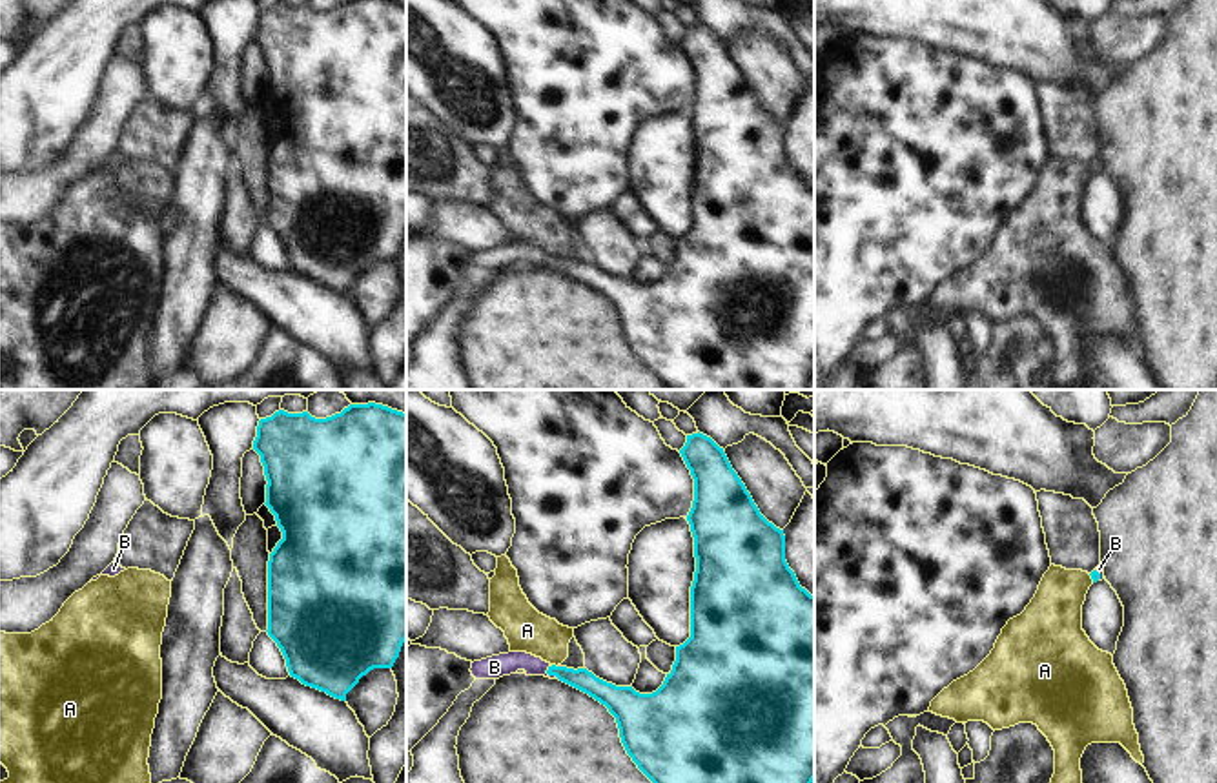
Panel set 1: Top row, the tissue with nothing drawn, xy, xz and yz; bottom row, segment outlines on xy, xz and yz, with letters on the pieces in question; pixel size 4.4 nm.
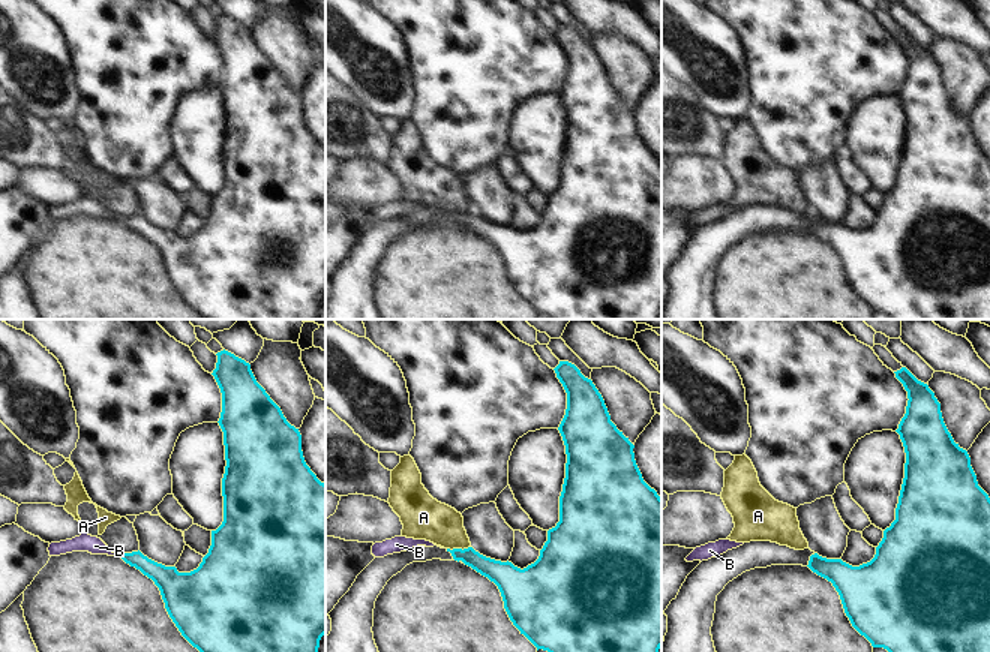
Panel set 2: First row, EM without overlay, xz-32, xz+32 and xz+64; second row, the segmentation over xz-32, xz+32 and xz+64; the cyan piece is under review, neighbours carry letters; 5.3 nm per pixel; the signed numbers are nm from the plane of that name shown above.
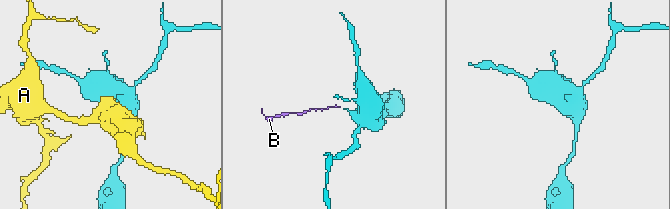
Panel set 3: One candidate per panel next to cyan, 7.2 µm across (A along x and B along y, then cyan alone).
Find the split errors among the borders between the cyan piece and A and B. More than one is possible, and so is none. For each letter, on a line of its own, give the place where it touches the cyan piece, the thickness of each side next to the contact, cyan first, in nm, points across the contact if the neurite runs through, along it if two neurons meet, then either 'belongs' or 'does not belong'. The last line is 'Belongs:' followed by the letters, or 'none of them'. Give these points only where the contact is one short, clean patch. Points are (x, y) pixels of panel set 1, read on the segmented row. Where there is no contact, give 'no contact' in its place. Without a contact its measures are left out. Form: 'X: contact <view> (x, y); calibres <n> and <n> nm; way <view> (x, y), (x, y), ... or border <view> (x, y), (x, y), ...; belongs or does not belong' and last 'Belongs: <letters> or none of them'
A: contact xz (554, 665); calibres 90 and 190 nm; border xz (552, 663), (556, 667); does not belong
B: contact xz (549, 674); calibres 90 and 100 nm; way xz (582, 680), (549, 674), (529, 663), (494, 667); belongs
Belongs: B

